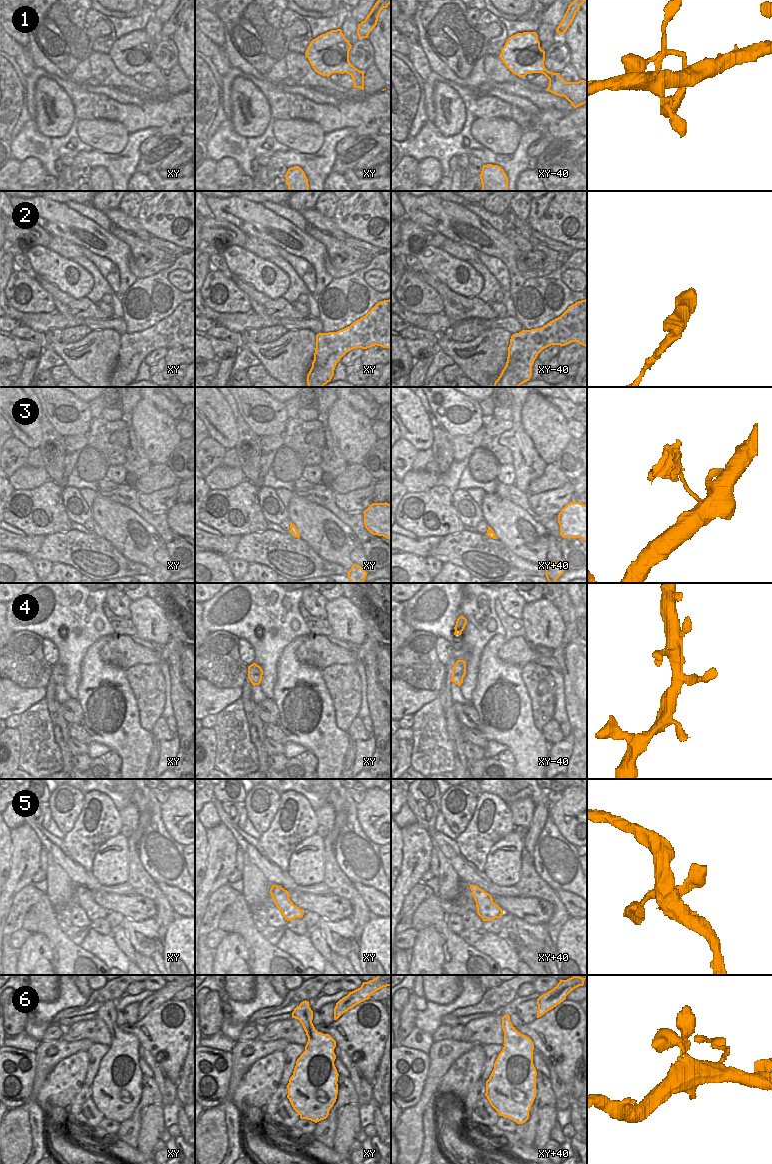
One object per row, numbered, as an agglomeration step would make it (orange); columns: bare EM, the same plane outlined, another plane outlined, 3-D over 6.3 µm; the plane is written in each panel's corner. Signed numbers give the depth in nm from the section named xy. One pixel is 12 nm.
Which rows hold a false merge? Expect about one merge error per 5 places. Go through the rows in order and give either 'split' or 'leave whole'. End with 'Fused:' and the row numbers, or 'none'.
1: leave whole
2: leave whole
3: split
4: leave whole
5: leave whole
6: leave whole
Fused: 3

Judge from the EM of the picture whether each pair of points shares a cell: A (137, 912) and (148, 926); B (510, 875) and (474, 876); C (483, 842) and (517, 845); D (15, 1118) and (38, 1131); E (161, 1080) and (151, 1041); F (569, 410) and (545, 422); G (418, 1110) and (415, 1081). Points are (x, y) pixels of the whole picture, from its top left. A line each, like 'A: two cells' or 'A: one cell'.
A: two cells
B: two cells
C: two cells
D: two cells
E: two cells
F: two cells
G: two cells

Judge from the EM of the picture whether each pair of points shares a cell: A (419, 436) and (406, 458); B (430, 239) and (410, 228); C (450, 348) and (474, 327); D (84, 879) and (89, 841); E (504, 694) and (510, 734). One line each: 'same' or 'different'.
A: different
B: same
C: different
D: different
E: same

